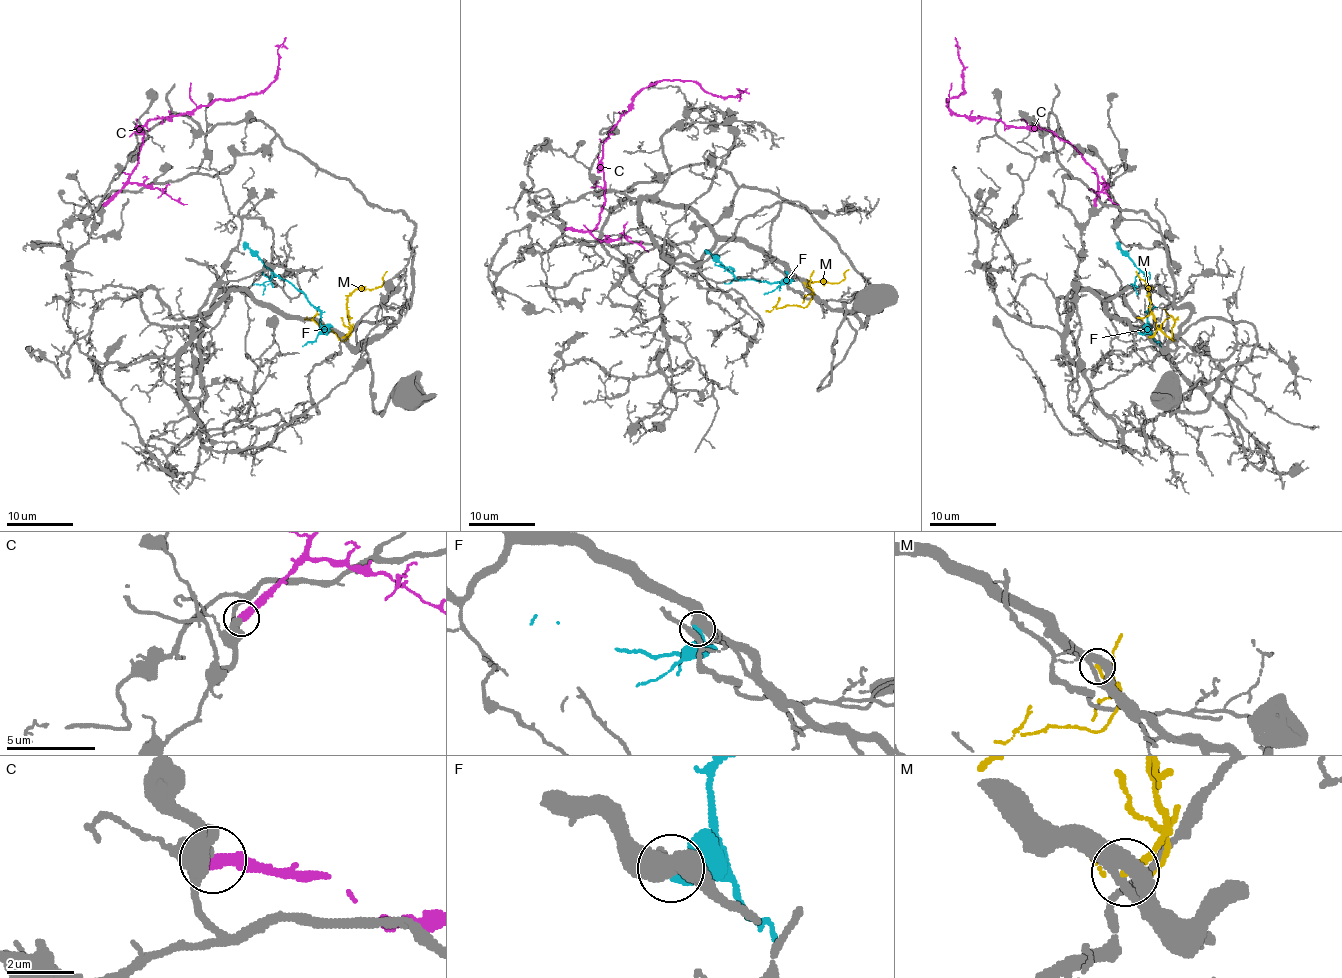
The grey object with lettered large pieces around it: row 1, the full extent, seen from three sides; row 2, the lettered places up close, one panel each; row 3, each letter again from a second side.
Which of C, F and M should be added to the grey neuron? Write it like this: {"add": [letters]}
{"add": []}

